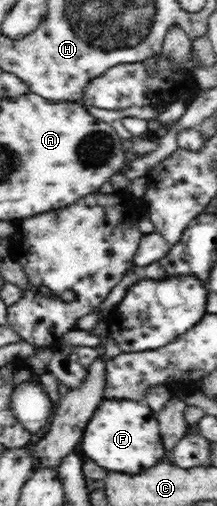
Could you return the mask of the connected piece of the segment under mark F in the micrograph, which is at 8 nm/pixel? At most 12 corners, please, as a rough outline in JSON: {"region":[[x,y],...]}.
{"region":[[105,399],[80,448],[106,471],[140,474],[166,454],[155,410]]}

